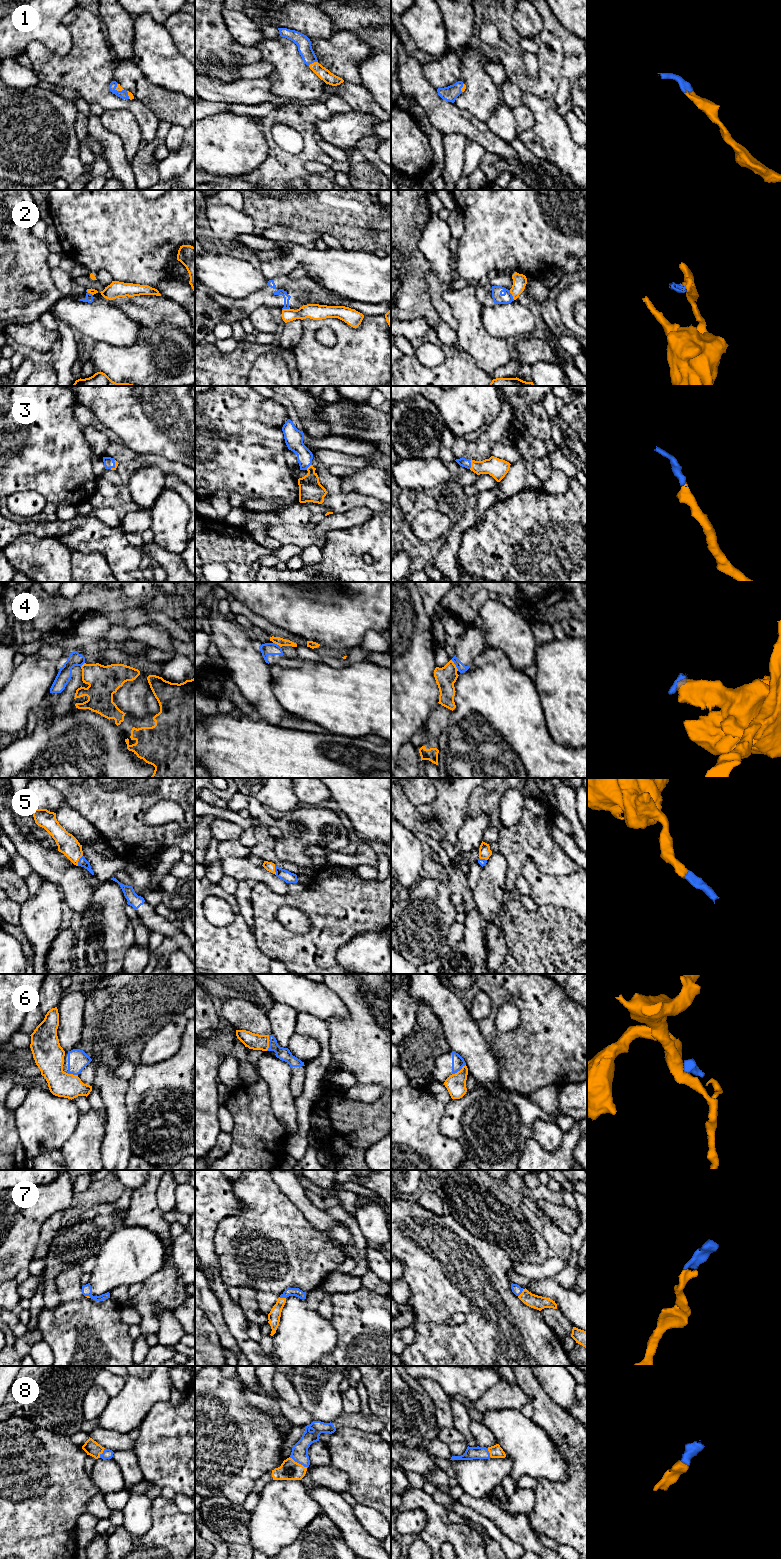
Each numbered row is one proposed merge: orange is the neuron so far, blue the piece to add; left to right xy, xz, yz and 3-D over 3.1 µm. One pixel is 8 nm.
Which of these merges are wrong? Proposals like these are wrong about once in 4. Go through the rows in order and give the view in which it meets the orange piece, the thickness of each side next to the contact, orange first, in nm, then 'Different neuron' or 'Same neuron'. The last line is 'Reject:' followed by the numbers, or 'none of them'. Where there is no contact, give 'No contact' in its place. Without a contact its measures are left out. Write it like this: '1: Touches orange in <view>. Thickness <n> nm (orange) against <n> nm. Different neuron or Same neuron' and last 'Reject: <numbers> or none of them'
1: Touches orange in xz. Thickness 100 nm (orange) against 110 nm. Same neuron
2: Touches orange in yz. Thickness 110 nm (orange) against 90 nm. Different neuron
3: Touches orange in yz. Thickness 160 nm (orange) against 70 nm. Same neuron
4: Touches orange in yz. Thickness 170 nm (orange) against 70 nm. Different neuron
5: Touches orange in xy. Thickness 160 nm (orange) against 70 nm. Same neuron
6: Touches orange in xz. Thickness 130 nm (orange) against 110 nm. Different neuron
7: Touches orange in yz. Thickness 110 nm (orange) against 80 nm. Same neuron
8: Touches orange in xz. Thickness 160 nm (orange) against 140 nm. Same neuron
Reject: 2, 4, 6

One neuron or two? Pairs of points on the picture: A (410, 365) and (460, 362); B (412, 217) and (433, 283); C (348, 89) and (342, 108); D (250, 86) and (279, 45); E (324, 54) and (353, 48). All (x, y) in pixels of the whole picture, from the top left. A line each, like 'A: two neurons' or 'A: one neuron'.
A: one neuron
B: two neurons
C: two neurons
D: two neurons
E: one neuron

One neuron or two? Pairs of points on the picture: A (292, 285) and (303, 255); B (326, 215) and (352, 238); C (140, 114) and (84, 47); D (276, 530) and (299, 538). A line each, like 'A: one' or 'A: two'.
A: two
B: one
C: one
D: one

